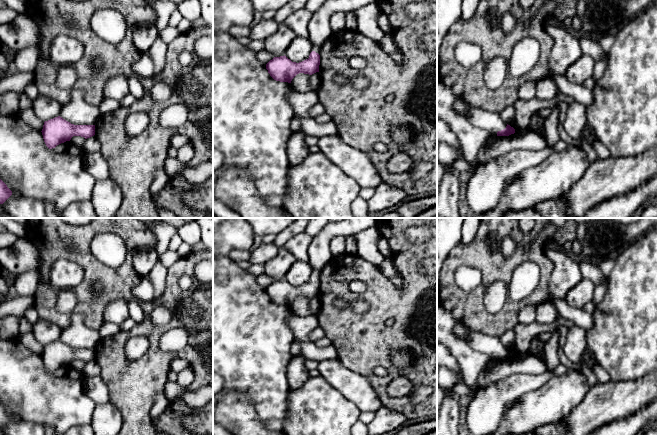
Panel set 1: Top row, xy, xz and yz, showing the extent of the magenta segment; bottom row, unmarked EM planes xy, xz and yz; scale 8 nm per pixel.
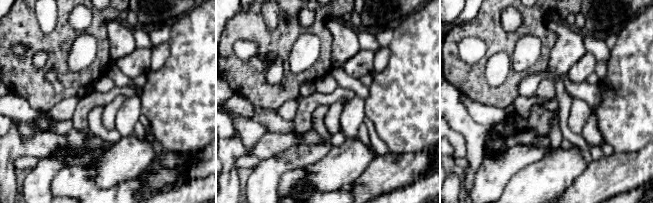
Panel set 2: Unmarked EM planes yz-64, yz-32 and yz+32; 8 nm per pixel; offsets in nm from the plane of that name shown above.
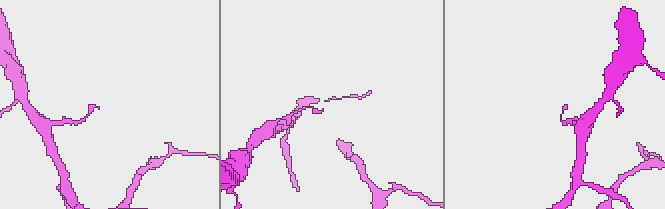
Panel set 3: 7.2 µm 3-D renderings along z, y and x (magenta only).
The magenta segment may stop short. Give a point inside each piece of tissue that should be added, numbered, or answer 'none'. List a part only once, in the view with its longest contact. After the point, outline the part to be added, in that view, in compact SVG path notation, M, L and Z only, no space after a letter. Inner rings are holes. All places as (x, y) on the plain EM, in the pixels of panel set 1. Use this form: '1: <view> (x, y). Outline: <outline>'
1: yz (491, 346). Outline: M468 331L467 343L475 351L484 353L489 360L497 360L497 356L506 352L507 348L500 341L500 337Z

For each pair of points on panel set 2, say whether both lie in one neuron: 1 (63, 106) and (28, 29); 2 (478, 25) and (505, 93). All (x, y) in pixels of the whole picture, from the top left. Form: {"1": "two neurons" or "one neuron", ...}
{"1": "two neurons", "2": "one neuron"}

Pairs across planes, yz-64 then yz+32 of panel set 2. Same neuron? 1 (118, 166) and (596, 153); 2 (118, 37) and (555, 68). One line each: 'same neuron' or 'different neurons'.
1: different neurons
2: same neuron

